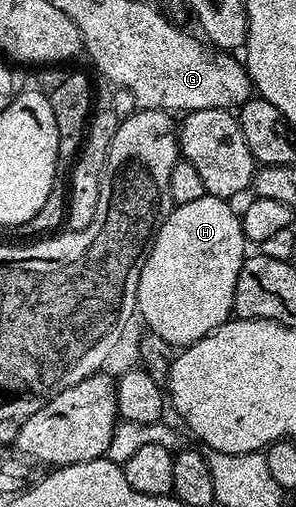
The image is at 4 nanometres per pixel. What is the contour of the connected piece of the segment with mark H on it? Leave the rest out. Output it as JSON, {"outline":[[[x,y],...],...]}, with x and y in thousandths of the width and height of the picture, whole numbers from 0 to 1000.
{"outline":[[[693,385],[652,398],[591,402],[486,511],[463,564],[463,615],[507,653],[581,682],[628,682],[693,667],[764,639],[794,606],[801,540],[828,511],[821,438],[804,416],[777,410],[747,387]]]}

